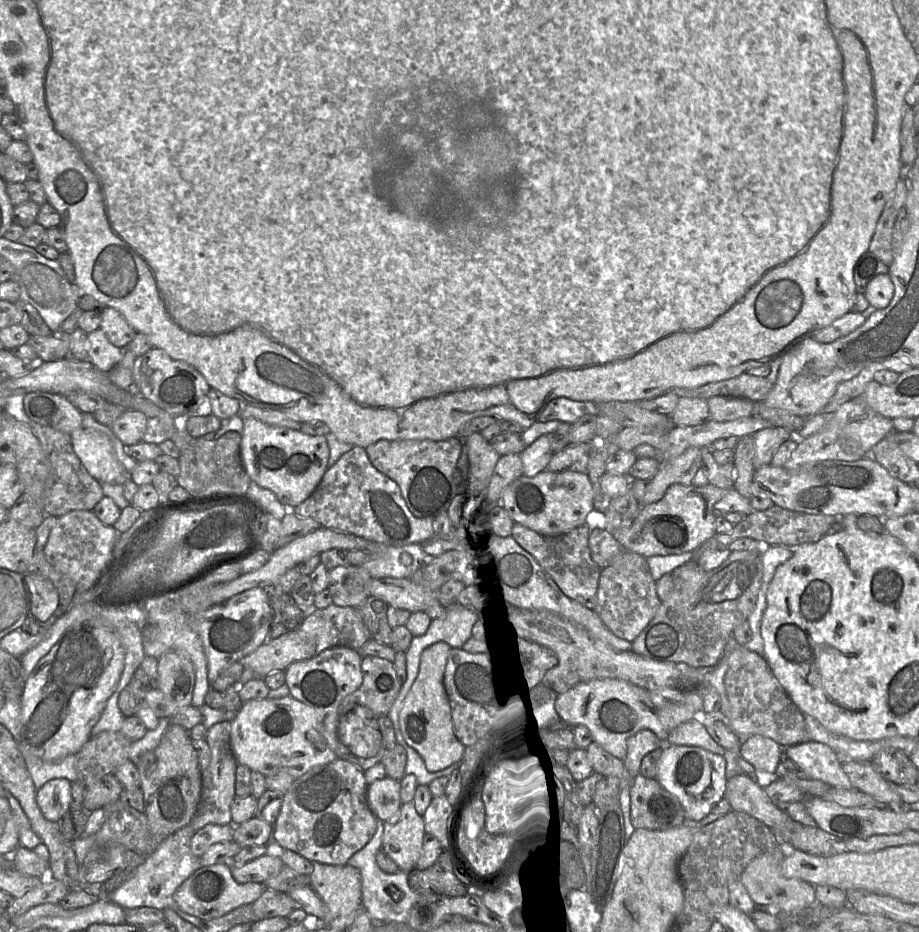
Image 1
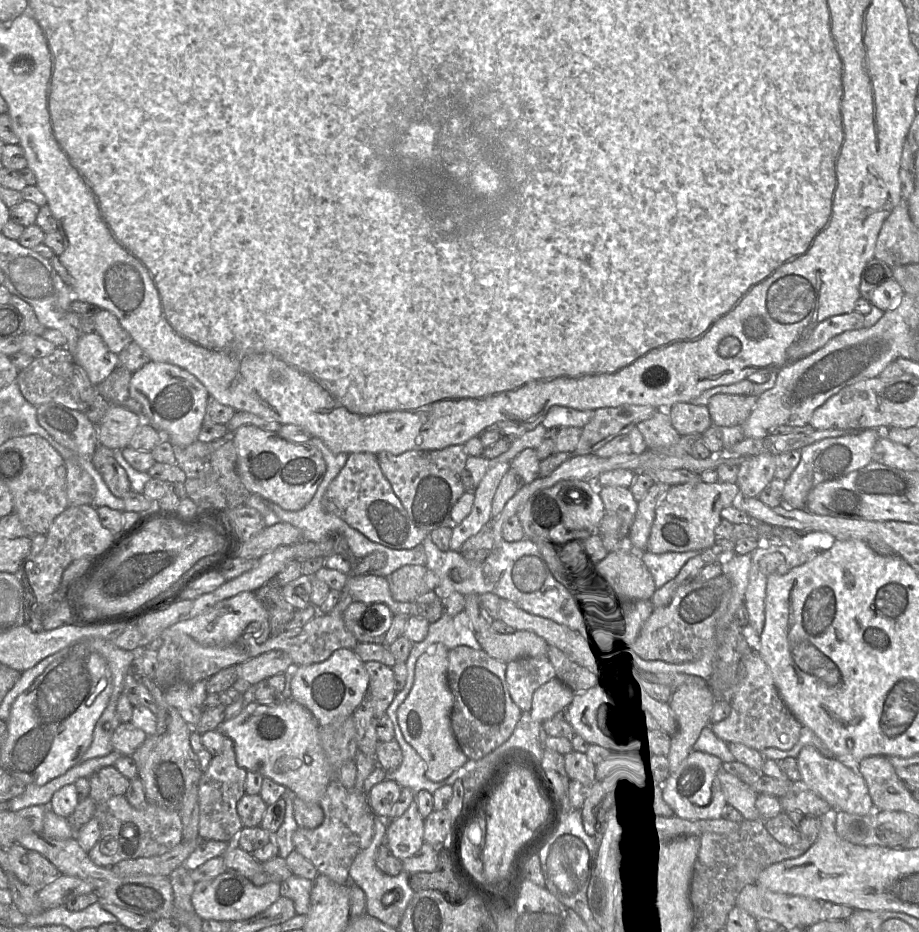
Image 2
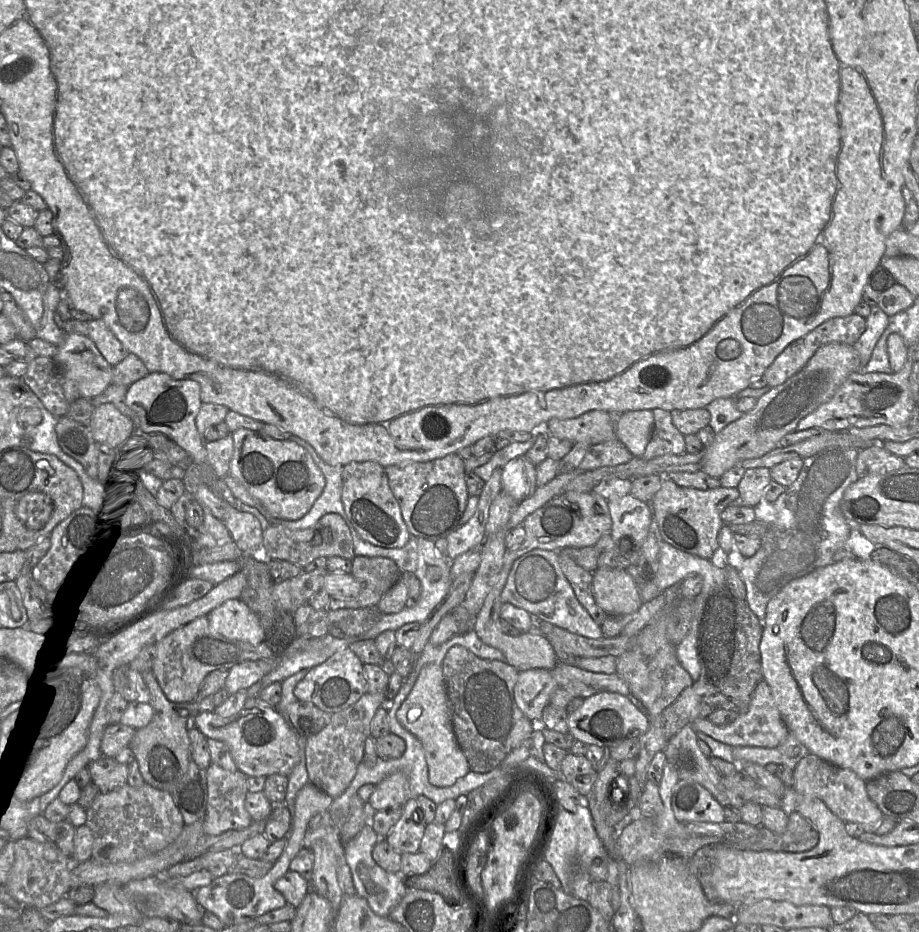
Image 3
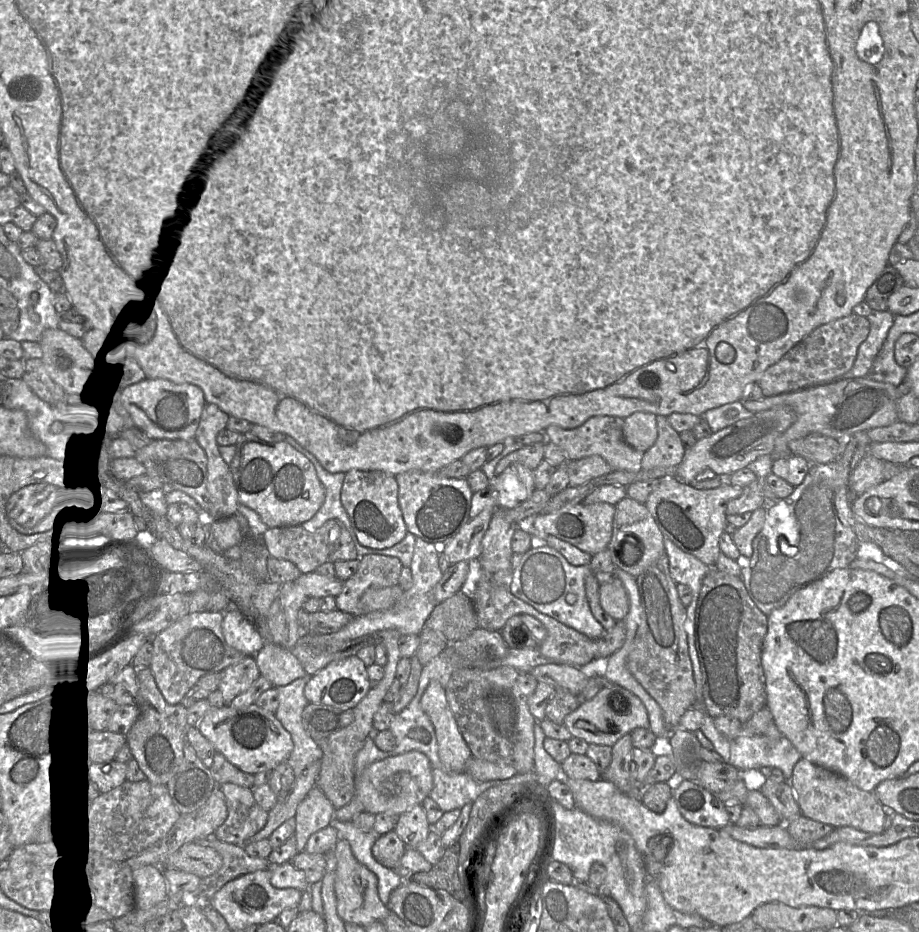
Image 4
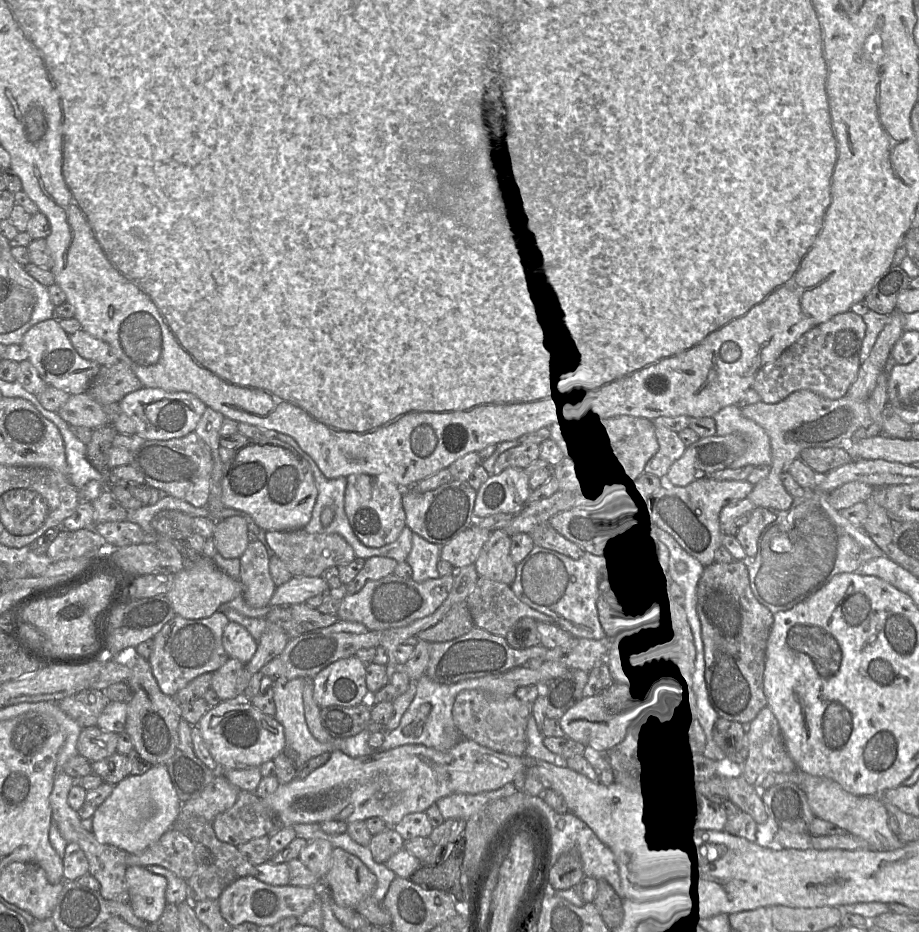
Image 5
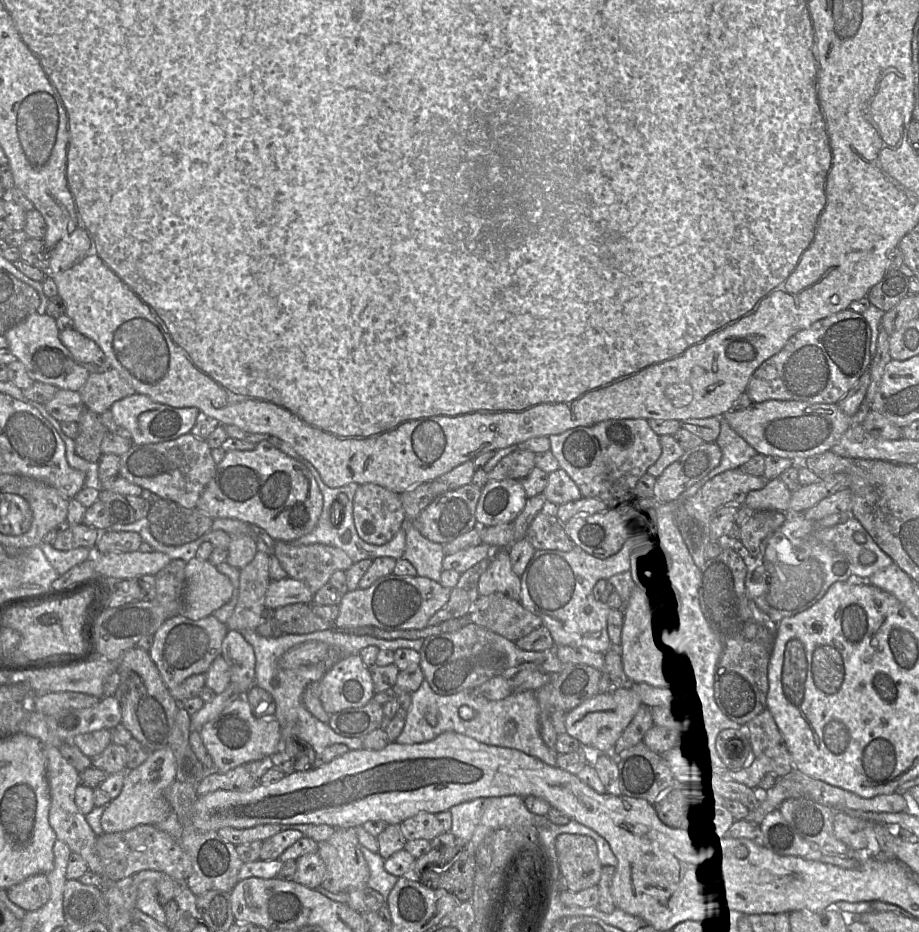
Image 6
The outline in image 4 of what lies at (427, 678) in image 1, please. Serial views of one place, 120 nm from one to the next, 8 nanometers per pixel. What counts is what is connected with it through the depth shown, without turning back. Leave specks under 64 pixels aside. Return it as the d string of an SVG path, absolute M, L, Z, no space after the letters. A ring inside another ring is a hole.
M431 681L422 698L421 707L429 716L436 733L438 755L444 767L451 772L465 772L472 757L450 709L445 688Z

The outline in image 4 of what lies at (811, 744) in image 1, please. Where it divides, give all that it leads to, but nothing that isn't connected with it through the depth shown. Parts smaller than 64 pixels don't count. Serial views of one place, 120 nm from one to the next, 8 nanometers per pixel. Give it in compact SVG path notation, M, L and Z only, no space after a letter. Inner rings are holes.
M801 758L795 765L791 786L795 792L801 814L834 828L852 827L880 834L884 831L887 811L872 791L864 791L842 775Z

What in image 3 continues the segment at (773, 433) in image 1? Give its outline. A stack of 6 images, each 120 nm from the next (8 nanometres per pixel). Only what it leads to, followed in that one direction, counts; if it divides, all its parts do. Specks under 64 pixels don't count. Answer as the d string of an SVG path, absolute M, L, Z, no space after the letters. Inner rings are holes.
M756 467L747 469L737 487L739 498L733 504L754 508L762 500L764 491L771 480L769 468Z

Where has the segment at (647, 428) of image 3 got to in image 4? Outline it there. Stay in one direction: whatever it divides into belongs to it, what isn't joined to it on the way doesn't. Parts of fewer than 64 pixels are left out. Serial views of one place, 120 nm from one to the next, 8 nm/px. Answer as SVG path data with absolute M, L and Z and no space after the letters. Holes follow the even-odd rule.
M636 412L623 419L625 442L635 450L646 452L658 436L656 416L650 412Z

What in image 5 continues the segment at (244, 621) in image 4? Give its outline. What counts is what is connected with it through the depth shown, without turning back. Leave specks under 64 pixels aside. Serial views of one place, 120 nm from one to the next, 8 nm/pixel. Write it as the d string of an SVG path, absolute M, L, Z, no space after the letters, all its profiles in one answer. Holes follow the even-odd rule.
M229 622L222 636L223 647L230 658L235 658L247 664L258 648L256 641L249 631L236 622Z

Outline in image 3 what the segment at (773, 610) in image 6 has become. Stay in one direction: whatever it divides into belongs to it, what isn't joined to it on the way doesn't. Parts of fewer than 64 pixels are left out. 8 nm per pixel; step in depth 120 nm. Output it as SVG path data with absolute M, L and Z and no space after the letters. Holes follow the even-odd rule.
M834 447L824 450L814 456L807 457L803 460L803 467L801 468L799 475L795 482L786 488L786 490L777 498L773 503L774 508L777 511L777 518L772 526L772 532L765 537L761 538L761 547L758 551L751 557L743 560L742 568L740 570L740 577L744 582L746 588L746 602L749 605L753 613L758 617L760 621L763 621L766 616L766 608L768 602L789 582L796 580L798 578L804 577L817 569L828 566L832 564L834 554L843 549L844 545L851 534L851 527L848 521L843 516L840 510L840 503L846 489L854 482L858 480L858 474L856 472L856 460L860 450L853 448L842 448Z

